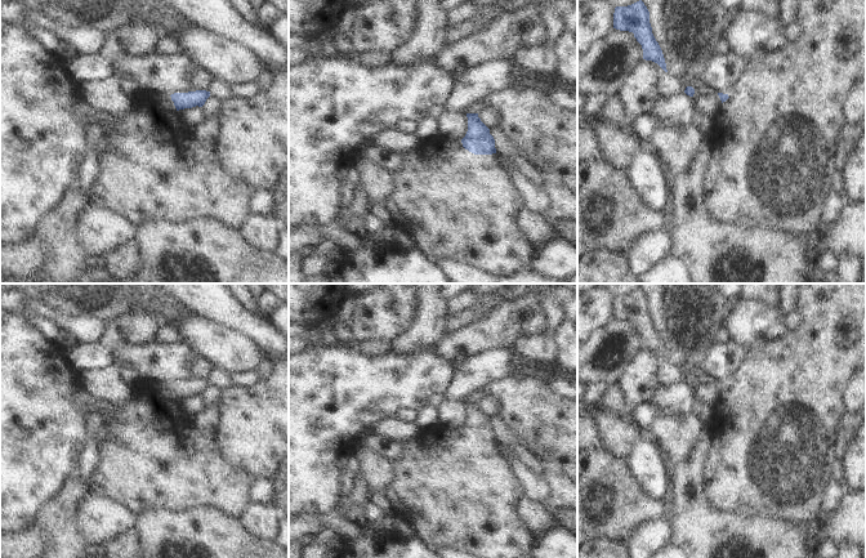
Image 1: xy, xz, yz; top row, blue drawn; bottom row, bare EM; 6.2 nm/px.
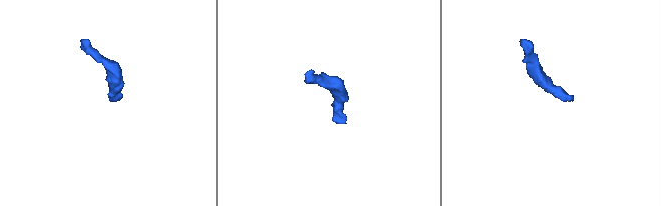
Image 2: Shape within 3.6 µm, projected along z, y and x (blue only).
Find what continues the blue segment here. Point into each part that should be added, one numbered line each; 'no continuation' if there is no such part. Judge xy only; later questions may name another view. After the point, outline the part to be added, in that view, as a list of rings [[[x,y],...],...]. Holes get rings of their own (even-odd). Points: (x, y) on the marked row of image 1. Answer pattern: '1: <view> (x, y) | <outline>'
1: xy (153, 172) | [[[138,90],[131,111],[107,126],[108,151],[99,156],[102,169],[89,192],[91,204],[113,209],[137,227],[148,222],[183,224],[219,219],[241,229],[253,216],[255,188],[236,179],[222,164],[215,148],[191,138],[191,129],[177,115],[171,99]]]

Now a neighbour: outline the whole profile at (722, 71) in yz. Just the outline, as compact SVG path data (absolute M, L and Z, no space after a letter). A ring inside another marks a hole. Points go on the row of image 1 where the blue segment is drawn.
M732 52L714 54L702 68L702 82L710 90L727 94L740 79L745 64L745 58Z

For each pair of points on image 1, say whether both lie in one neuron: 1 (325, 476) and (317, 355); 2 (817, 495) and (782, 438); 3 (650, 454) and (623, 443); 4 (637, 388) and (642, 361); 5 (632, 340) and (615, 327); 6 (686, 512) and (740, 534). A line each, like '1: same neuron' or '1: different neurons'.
1: same neuron
2: same neuron
3: different neurons
4: same neuron
5: same neuron
6: same neuron

